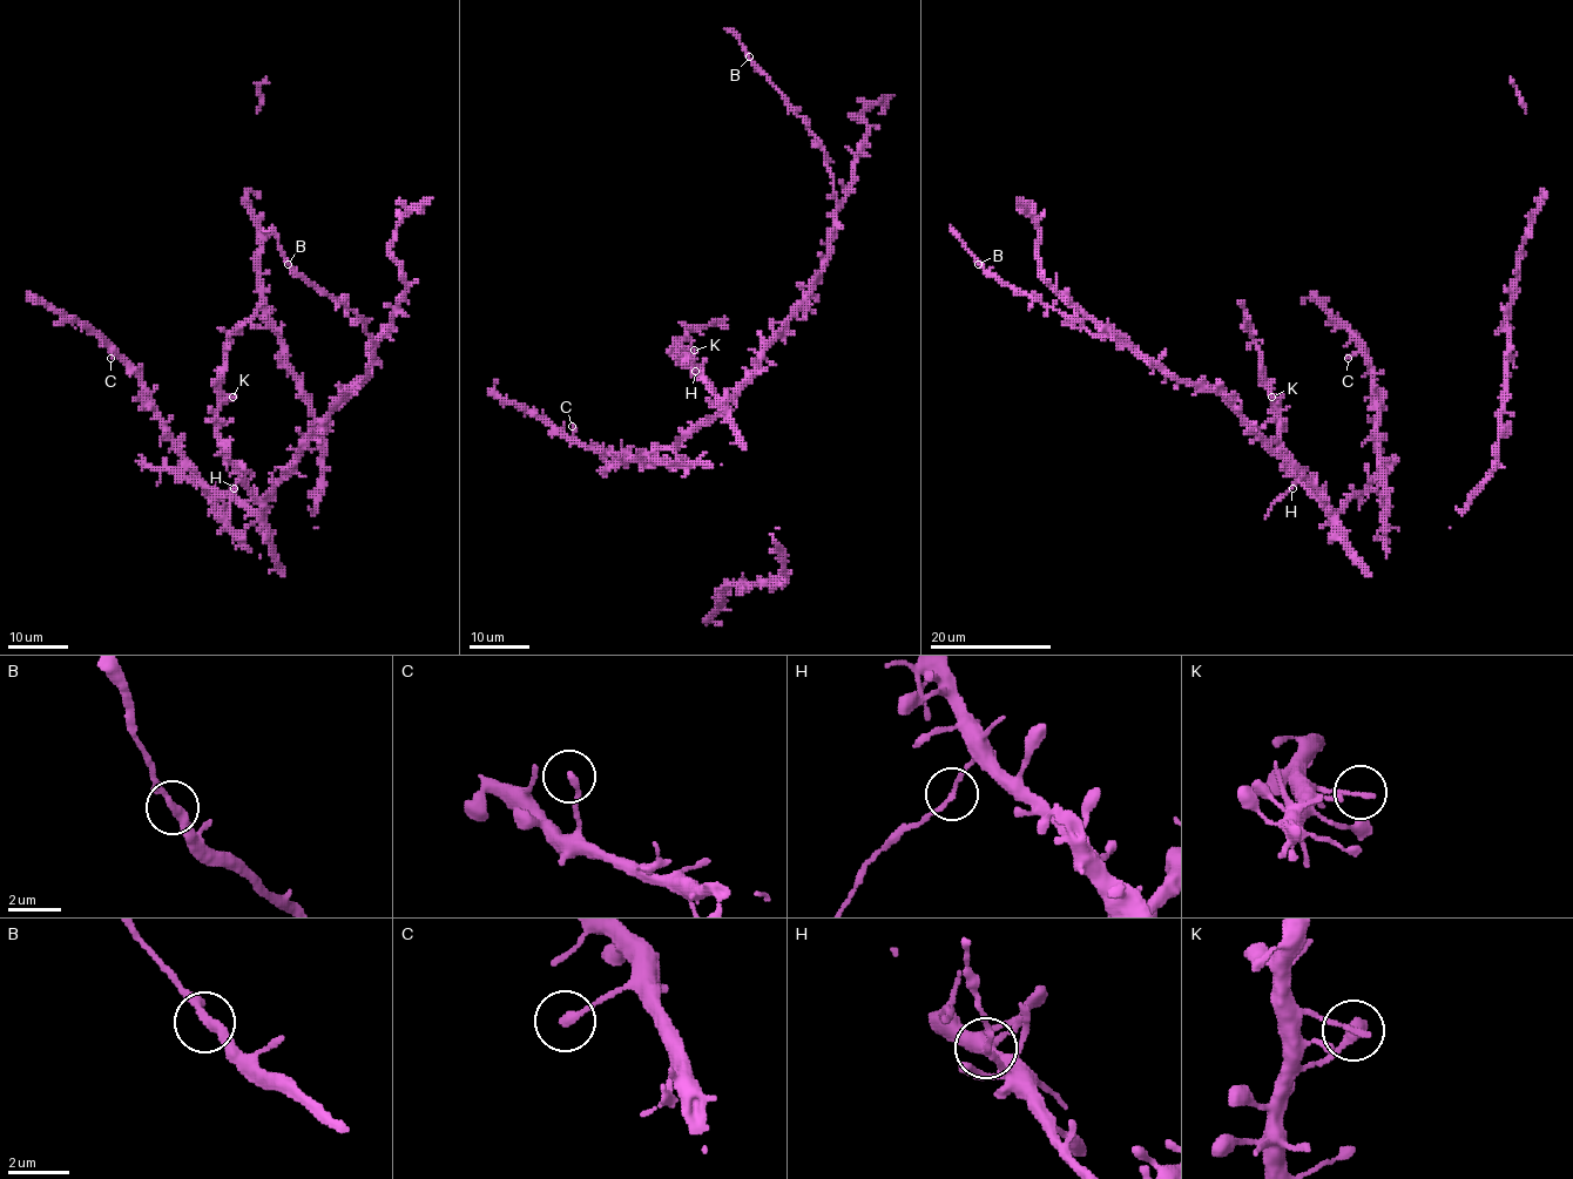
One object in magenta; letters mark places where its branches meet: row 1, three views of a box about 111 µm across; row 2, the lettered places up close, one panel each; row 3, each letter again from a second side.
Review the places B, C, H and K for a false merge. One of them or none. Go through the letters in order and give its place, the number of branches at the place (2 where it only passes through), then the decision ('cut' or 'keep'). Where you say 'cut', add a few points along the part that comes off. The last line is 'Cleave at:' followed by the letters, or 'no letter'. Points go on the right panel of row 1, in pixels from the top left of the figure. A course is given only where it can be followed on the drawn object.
B: place (978, 264); branches 2; keep
C: place (1348, 358); branches 1; keep
H: place (1293, 488); branches 2; cut; course (1291, 488), (1271, 506), (1264, 520)
K: place (1271, 397); branches 1; keep
Cleave at: H

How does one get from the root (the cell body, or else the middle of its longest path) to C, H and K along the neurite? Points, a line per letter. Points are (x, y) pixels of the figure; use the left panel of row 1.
C: (209, 494), (171, 436), (142, 380), (114, 351), (110, 358)
H: (209, 494), (193, 480), (224, 490), (256, 513), (260, 510), (260, 502), (240, 481), (234, 488)
K: (209, 494), (193, 480), (224, 490), (256, 513), (260, 510), (220, 441), (218, 405), (223, 394), (233, 397)

